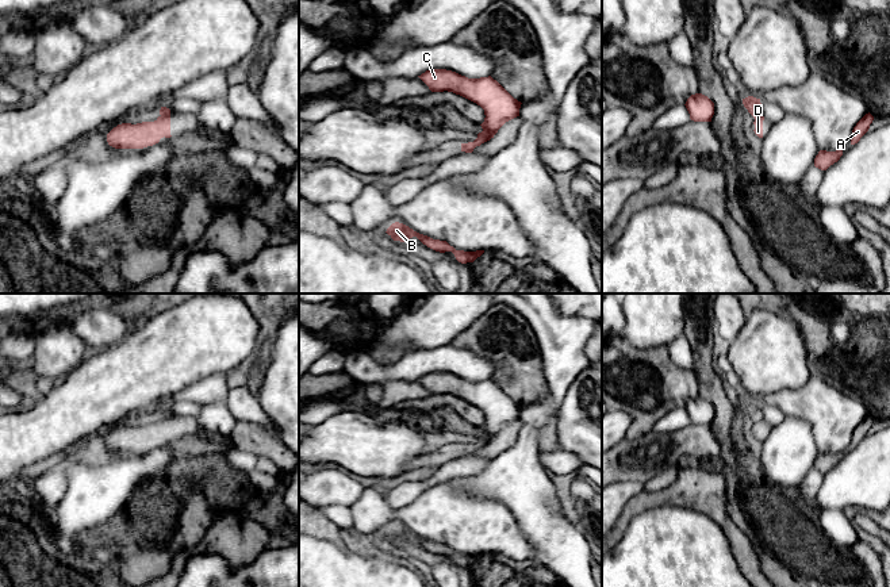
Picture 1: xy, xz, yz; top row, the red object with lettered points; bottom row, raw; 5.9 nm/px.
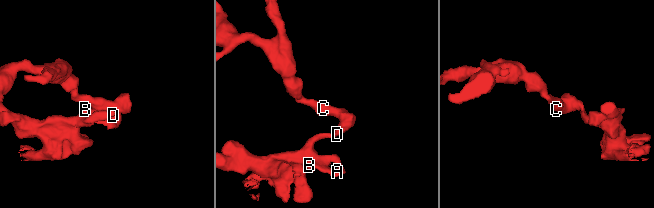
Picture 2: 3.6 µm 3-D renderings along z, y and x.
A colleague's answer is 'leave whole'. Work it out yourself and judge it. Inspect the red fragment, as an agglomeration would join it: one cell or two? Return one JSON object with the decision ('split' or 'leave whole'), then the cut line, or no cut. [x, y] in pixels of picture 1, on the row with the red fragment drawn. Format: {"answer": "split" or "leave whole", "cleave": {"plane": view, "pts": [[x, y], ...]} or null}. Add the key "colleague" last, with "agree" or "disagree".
{"answer": "leave whole", "cleave": null, "colleague": "agree"}

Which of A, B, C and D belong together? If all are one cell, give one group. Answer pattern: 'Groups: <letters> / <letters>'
Groups: A B C D

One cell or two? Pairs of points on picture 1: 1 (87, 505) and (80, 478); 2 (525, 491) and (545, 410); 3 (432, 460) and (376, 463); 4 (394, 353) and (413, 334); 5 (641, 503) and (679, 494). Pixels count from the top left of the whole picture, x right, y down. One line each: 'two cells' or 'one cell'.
1: one cell
2: one cell
3: two cells
4: two cells
5: one cell

